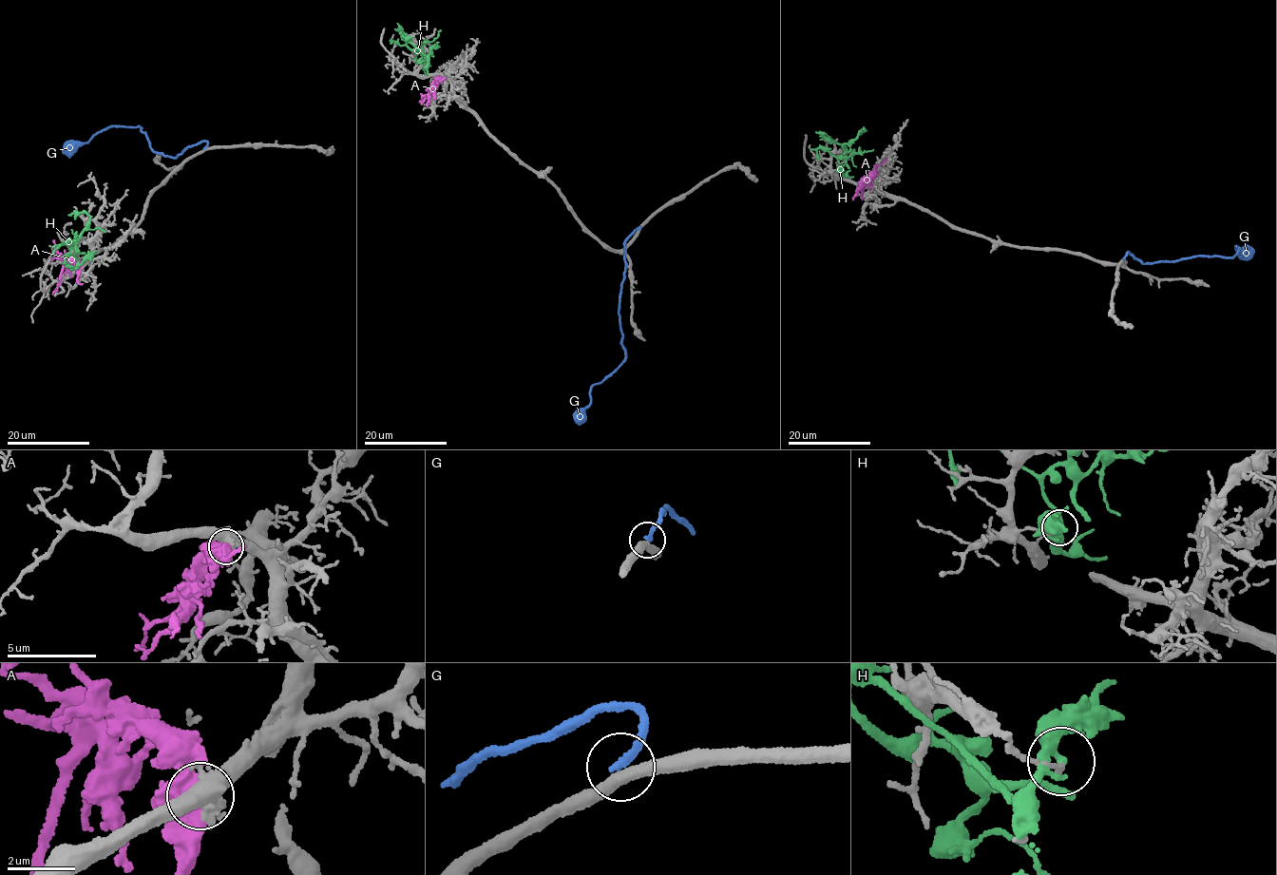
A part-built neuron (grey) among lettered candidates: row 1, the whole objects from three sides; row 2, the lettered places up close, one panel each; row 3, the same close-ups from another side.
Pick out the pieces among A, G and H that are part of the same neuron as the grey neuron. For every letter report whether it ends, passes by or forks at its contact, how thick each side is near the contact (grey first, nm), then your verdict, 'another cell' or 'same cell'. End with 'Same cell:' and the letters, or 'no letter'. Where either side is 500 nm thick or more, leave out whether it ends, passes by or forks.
A: 480 nm thick on the grey side, 550 nm on the other; another cell
G: it ends there; 360 nm thick on the grey side, 240 nm on the other; another cell
H: it passes by; 150 nm thick on the grey side, 320 nm on the other; another cell
Same cell: no letter

